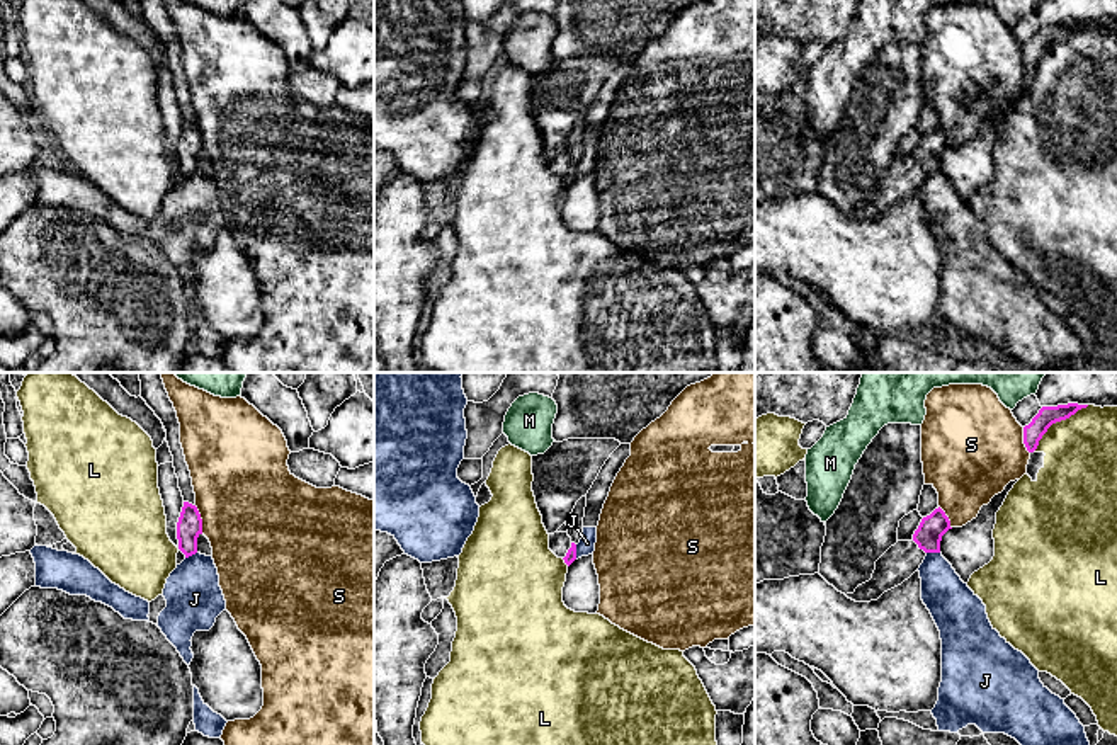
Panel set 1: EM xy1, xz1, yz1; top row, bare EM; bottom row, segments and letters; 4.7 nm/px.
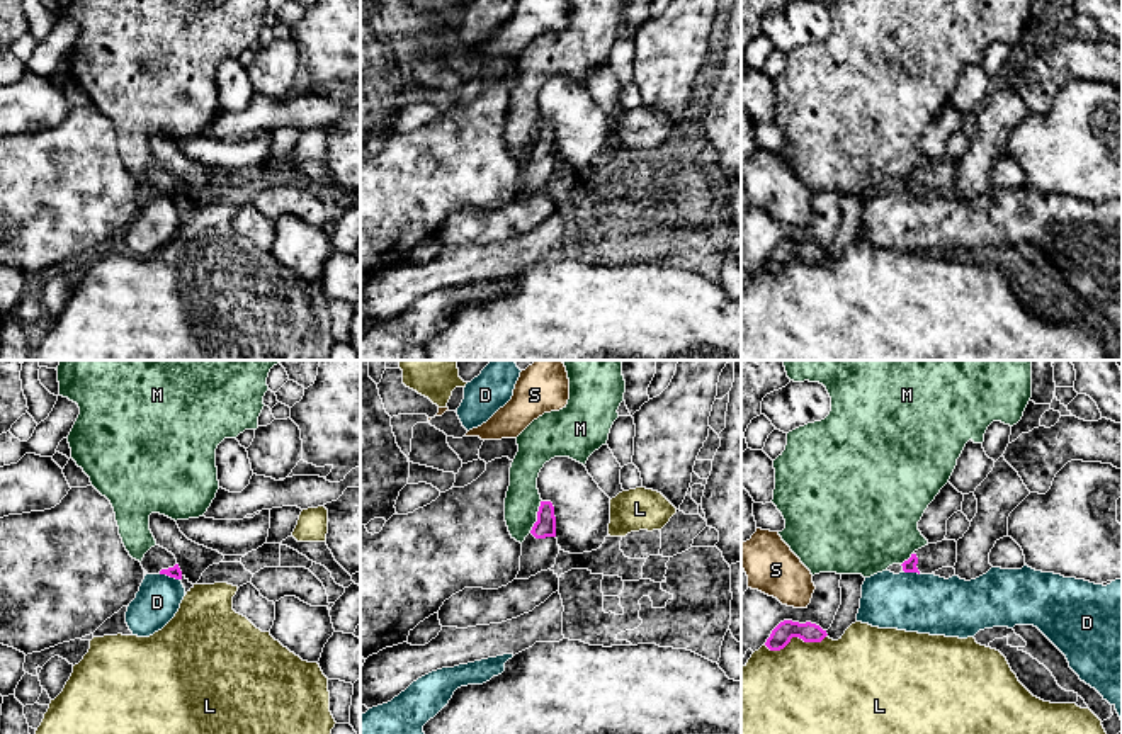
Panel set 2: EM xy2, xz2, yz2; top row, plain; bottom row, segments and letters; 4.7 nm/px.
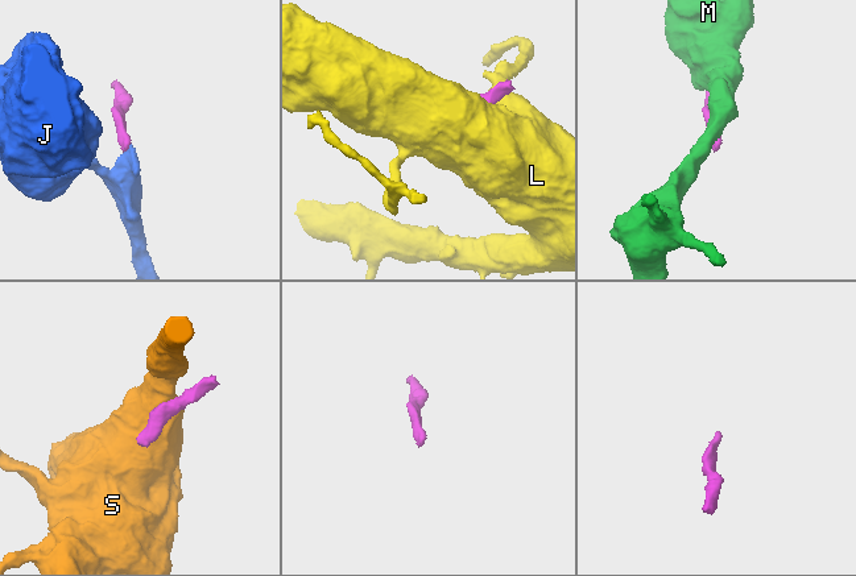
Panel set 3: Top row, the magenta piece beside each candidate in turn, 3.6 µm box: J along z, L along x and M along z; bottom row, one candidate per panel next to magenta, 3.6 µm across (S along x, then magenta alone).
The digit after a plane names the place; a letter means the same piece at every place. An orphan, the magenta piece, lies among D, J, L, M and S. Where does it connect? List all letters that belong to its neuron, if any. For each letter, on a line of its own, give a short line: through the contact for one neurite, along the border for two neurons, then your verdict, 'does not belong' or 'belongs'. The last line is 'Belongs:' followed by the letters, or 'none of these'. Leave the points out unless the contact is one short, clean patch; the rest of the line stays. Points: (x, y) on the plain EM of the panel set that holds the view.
D: xy2 (160, 192), (179, 199) | does not belong
J: xz1 (575, 164), (577, 177) | does not belong
L: does not belong
M: xz2 (541, 119), (538, 140), (529, 152) | does not belong
S: does not belong
Belongs: none of these

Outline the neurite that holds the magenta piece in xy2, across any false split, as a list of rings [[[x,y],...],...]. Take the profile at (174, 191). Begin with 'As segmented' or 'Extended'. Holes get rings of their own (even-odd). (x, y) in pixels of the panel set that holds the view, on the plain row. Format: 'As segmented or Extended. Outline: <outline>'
Extended. Outline: [[[160,165],[151,167],[144,173],[141,185],[148,194],[167,194],[170,197],[182,199],[182,190],[175,175]]]

